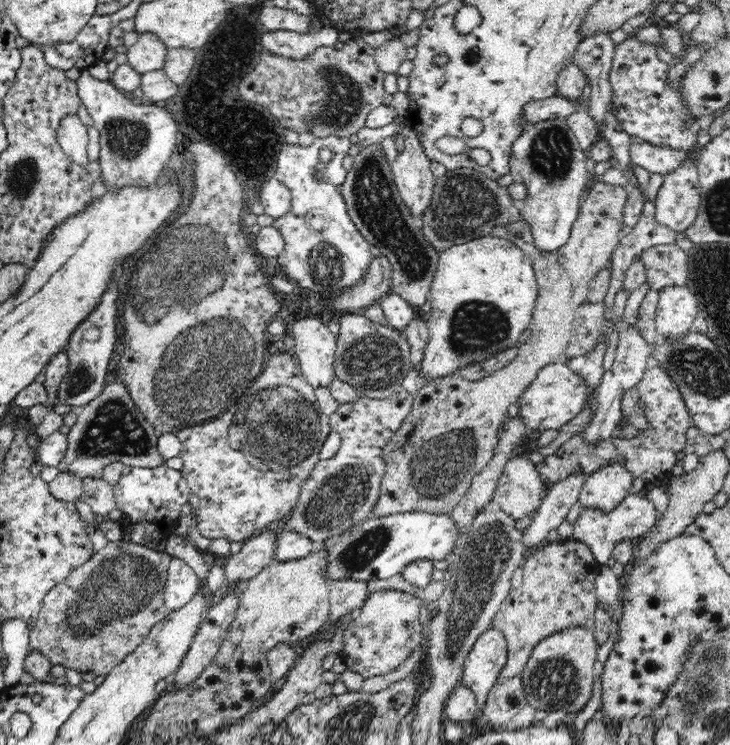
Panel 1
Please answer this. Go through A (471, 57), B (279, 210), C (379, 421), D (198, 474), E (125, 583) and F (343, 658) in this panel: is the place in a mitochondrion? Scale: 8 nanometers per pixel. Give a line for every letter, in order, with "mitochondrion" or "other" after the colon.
A: other
B: other
C: other
D: other
E: mitochondrion
F: other

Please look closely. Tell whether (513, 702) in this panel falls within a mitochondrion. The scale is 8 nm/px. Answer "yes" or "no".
yes

